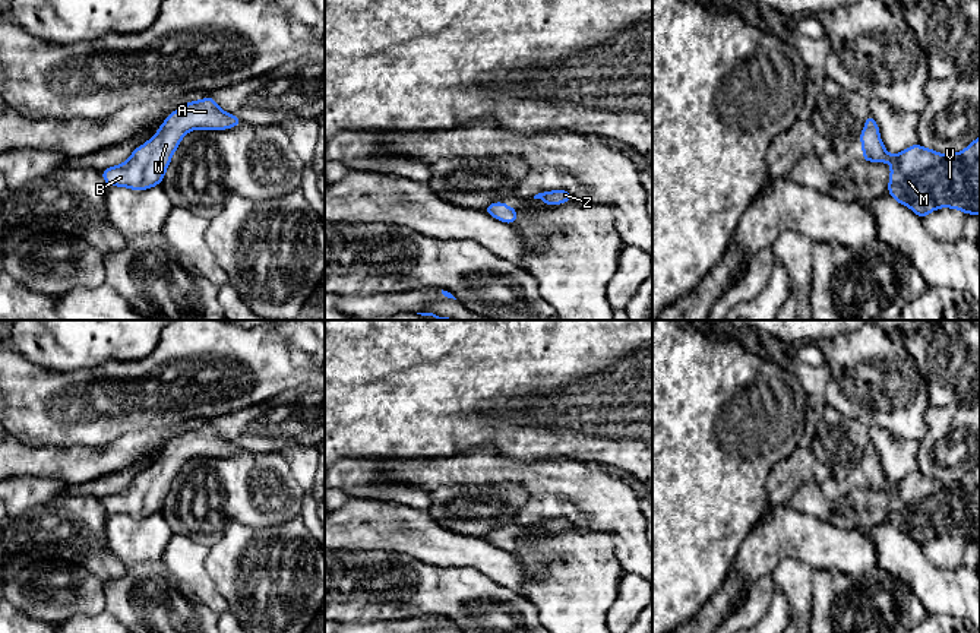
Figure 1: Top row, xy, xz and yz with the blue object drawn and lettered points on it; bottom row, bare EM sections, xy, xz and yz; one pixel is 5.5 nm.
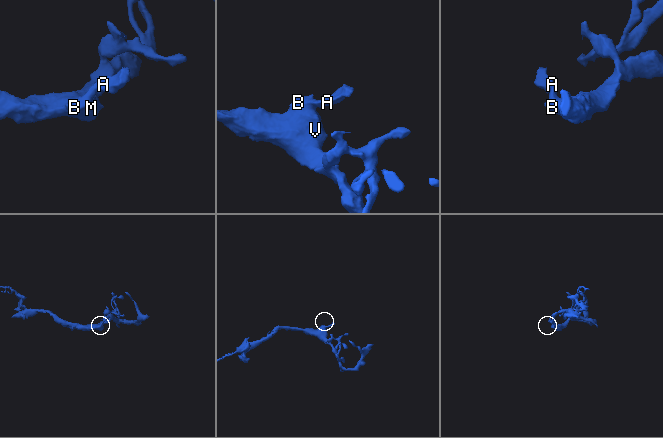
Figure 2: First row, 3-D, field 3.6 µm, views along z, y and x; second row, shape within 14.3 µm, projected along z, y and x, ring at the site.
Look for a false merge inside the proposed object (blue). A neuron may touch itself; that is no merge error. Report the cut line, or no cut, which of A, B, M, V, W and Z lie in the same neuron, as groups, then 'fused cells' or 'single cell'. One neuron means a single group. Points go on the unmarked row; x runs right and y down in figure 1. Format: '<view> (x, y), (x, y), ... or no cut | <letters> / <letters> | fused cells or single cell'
no cut | A B M V W Z | single cell

